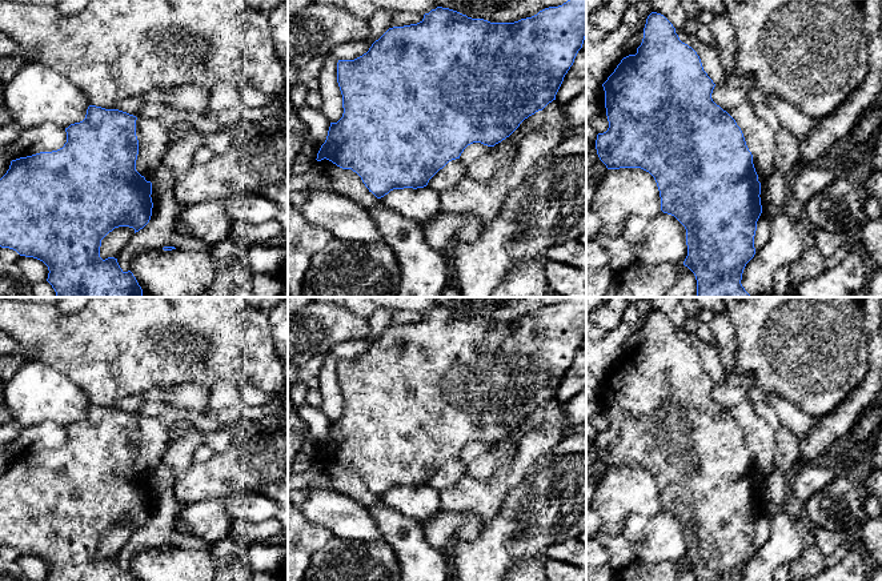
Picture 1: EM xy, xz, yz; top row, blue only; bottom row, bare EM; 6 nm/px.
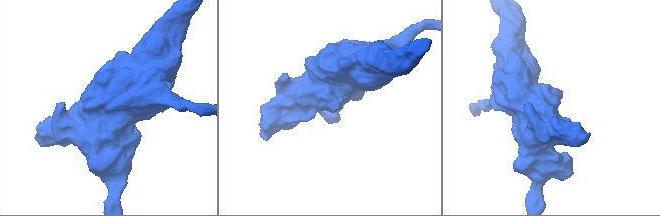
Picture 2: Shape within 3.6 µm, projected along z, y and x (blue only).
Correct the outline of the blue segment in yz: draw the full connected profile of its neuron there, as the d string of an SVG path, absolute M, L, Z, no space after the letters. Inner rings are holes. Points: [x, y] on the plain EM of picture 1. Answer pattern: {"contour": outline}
{"contour": "M652 310L637 352L624 356L602 385L609 426L597 433L600 458L608 468L641 466L654 476L661 509L674 514L686 528L683 564L694 572L697 581L741 581L746 562L755 553L754 534L762 512L761 481L741 426L711 397L715 382L703 369L697 350L679 338L663 313Z"}

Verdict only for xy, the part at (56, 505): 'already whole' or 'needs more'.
already whole

